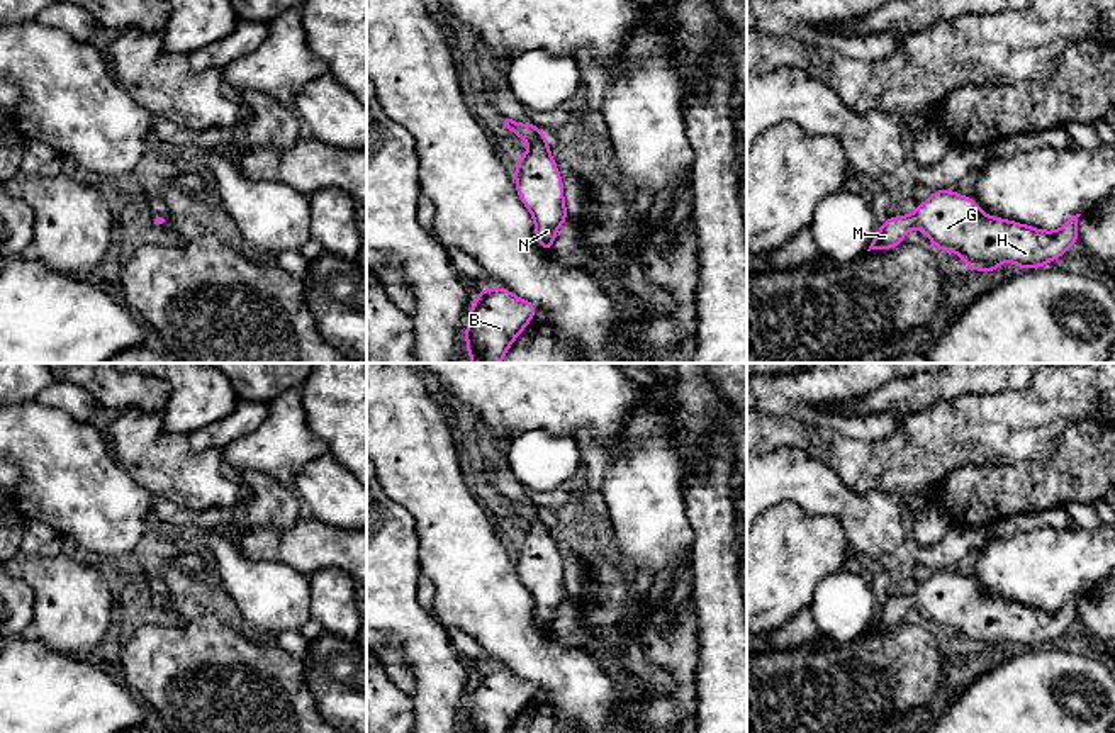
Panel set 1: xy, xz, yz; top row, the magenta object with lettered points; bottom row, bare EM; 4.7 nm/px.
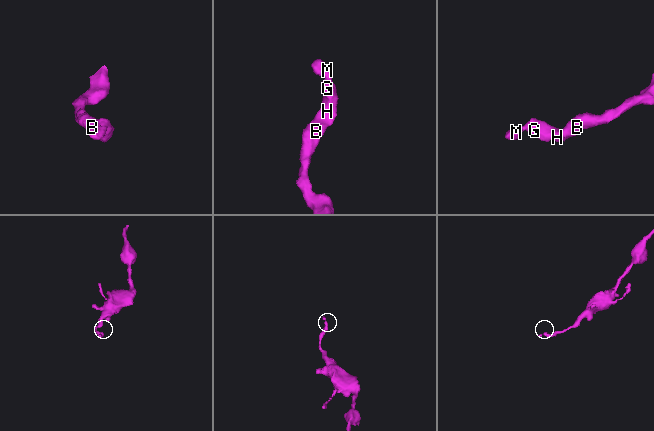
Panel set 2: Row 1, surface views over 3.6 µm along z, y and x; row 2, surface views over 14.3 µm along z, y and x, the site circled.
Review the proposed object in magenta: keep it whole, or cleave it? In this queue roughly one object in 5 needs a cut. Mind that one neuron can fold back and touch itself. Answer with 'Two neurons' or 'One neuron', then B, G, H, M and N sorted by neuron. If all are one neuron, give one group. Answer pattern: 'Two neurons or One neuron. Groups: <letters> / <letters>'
One neuron. Groups: B G H M N

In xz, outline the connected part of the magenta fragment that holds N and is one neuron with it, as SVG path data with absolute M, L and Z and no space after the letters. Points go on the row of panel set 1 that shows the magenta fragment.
M506 119L514 136L531 148L518 158L514 171L516 192L535 221L535 238L541 249L553 253L558 227L570 217L563 199L563 180L550 154L546 134L535 124Z

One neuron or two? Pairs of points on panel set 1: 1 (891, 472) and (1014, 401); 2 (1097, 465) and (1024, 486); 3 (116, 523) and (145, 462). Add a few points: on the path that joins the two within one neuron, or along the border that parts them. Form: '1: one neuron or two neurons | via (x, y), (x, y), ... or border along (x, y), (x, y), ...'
1: one neuron | via (922, 452), (951, 433), (983, 428)
2: one neuron | via (1078, 472), (1054, 482), (1042, 482)
3: two neurons | border along (112, 448), (117, 462), (155, 496)

